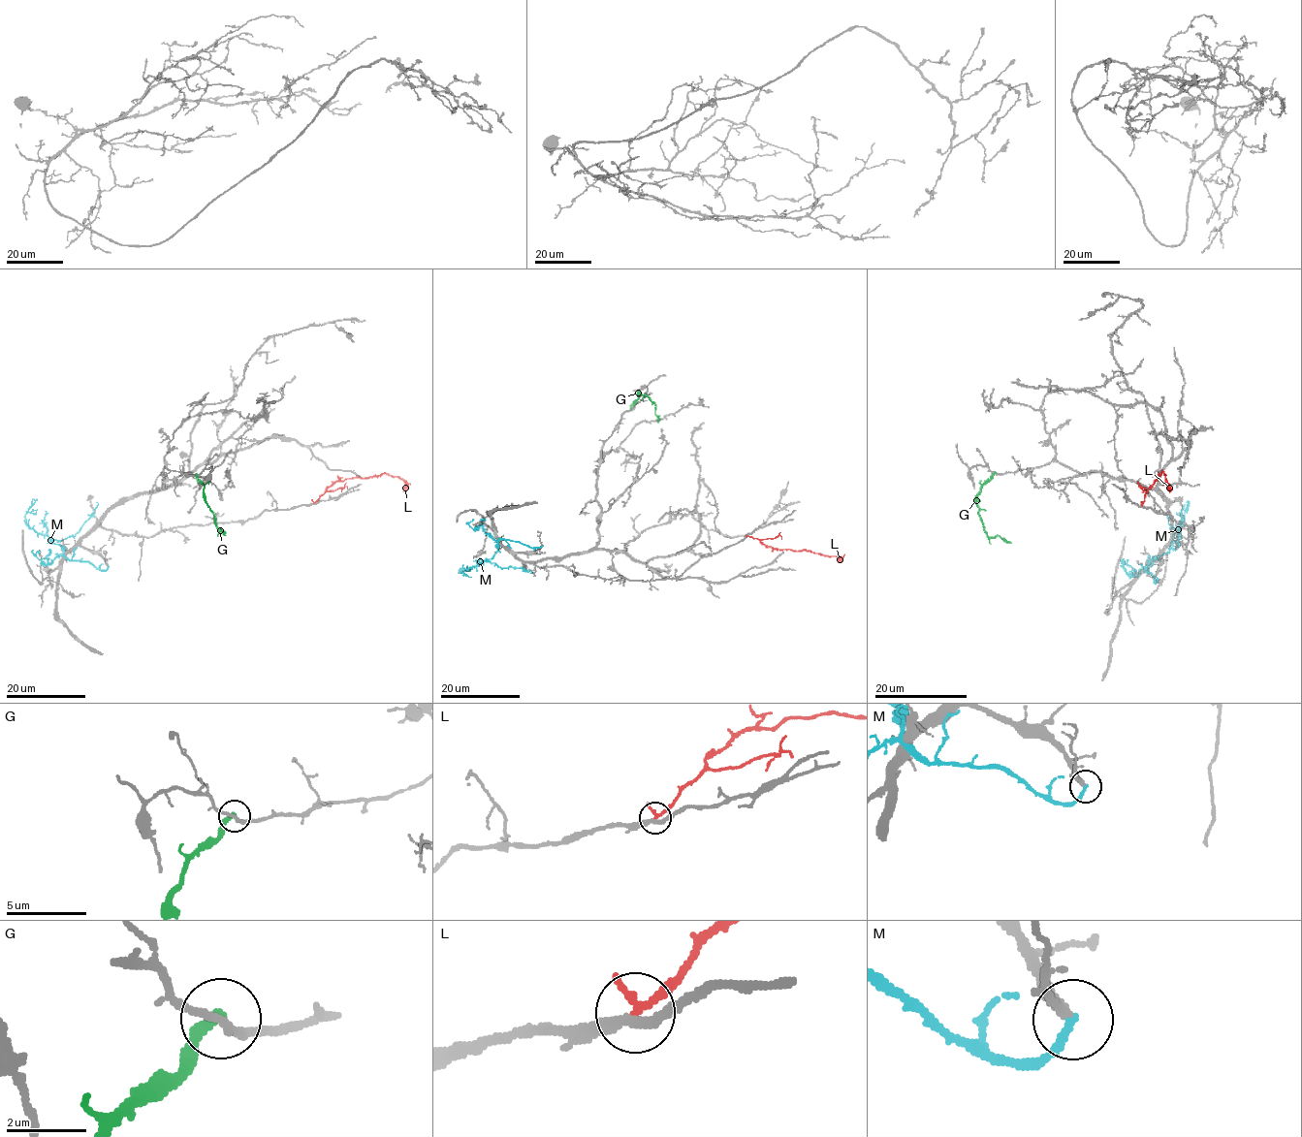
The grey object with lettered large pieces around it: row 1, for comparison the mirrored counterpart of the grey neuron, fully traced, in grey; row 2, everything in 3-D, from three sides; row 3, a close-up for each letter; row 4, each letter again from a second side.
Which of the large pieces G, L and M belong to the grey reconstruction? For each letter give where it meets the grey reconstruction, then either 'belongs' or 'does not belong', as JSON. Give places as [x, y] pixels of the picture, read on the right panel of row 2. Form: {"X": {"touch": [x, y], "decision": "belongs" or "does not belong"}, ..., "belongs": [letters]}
{"G": {"touch": [995, 473], "decision": "does not belong"}, "L": {"touch": [1142, 505], "decision": "belongs"}, "M": {"touch": [1153, 579], "decision": "does not belong"}, "belongs": ["L"]}

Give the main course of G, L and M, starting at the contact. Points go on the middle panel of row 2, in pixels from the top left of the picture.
G: (631, 408), (639, 393), (646, 394), (655, 406), (657, 423)
L: (747, 536), (757, 538), (771, 547), (807, 550), (840, 558), (838, 560)
M: (543, 546), (531, 548), (499, 539), (497, 552), (488, 560), (501, 568), (523, 568), (530, 573)

